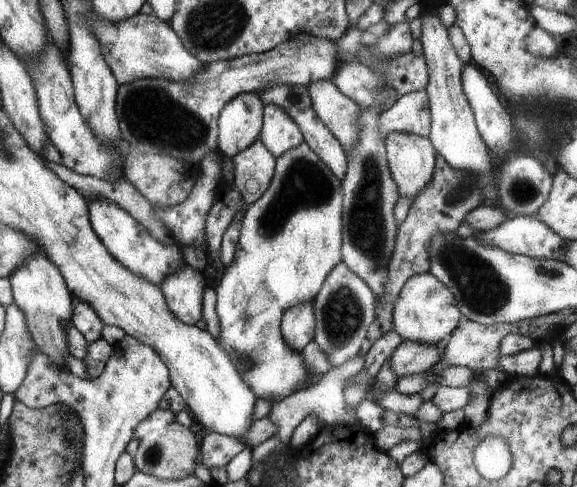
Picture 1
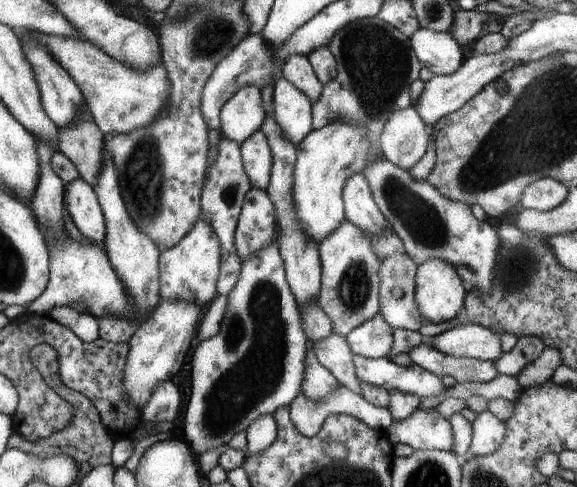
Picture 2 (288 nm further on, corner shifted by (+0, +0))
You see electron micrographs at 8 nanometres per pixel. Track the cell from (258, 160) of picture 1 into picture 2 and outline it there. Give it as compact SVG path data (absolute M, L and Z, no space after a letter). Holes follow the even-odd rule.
M259 128L251 138L239 144L239 148L241 148L243 172L249 180L249 186L265 192L269 186L269 176L273 166L273 154L265 132Z

